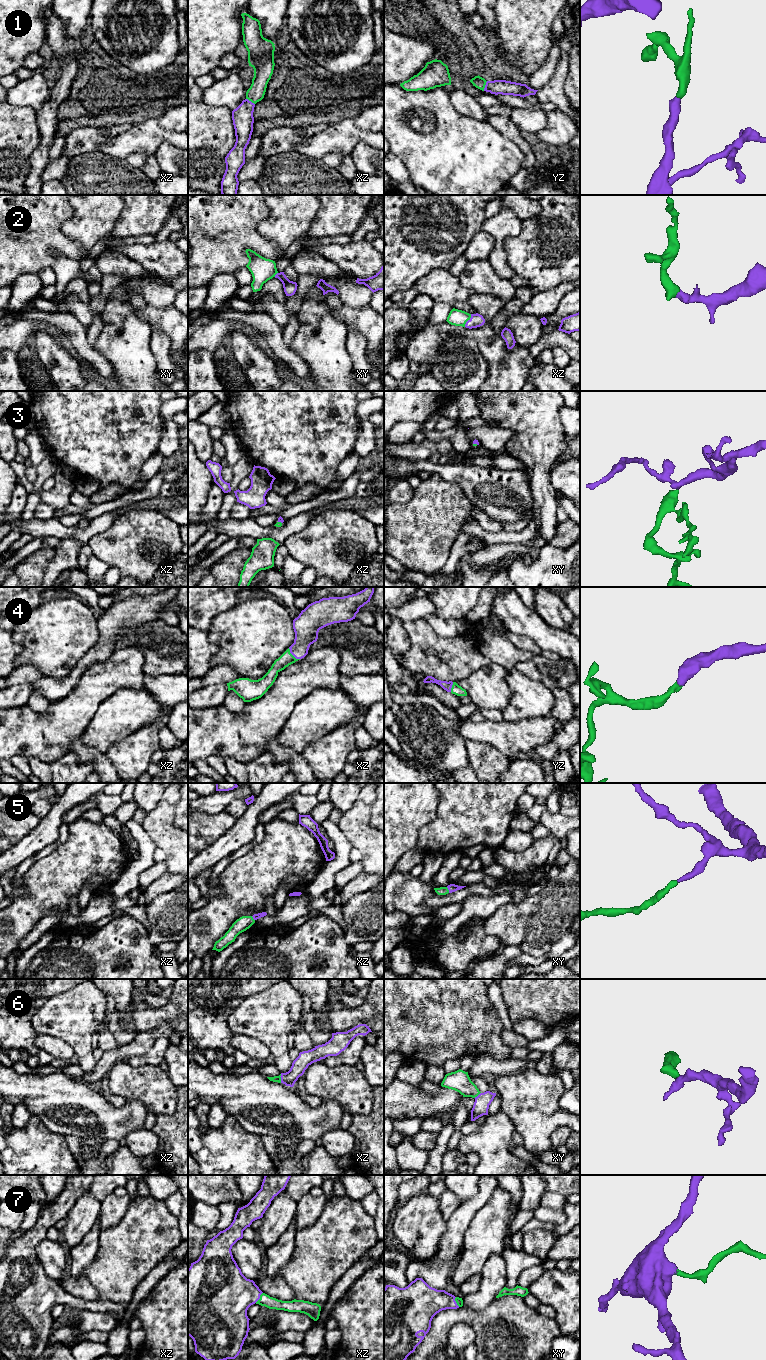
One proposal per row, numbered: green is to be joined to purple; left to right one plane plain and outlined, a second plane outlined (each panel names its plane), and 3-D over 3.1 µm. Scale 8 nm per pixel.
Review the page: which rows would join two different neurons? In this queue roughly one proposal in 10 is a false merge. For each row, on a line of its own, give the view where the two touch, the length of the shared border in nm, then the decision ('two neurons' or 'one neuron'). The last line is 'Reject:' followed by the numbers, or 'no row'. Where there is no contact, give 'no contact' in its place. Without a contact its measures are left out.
1: meets purple in yz; contact 90 nm long; one neuron
2: meets purple in xz; contact 120 nm long; one neuron
3: meets purple in xy; contact 40 nm long; one neuron
4: meets purple in xz; contact 130 nm long; one neuron
5: meets purple in xy; contact 50 nm long; one neuron
6: meets purple in xz; contact 70 nm long; one neuron
7: meets purple in xz; contact 110 nm long; one neuron
Reject: no row

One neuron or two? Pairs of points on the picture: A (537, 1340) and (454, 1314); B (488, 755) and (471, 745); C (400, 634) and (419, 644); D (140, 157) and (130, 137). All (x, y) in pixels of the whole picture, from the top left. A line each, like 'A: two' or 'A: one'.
A: one
B: one
C: two
D: two

